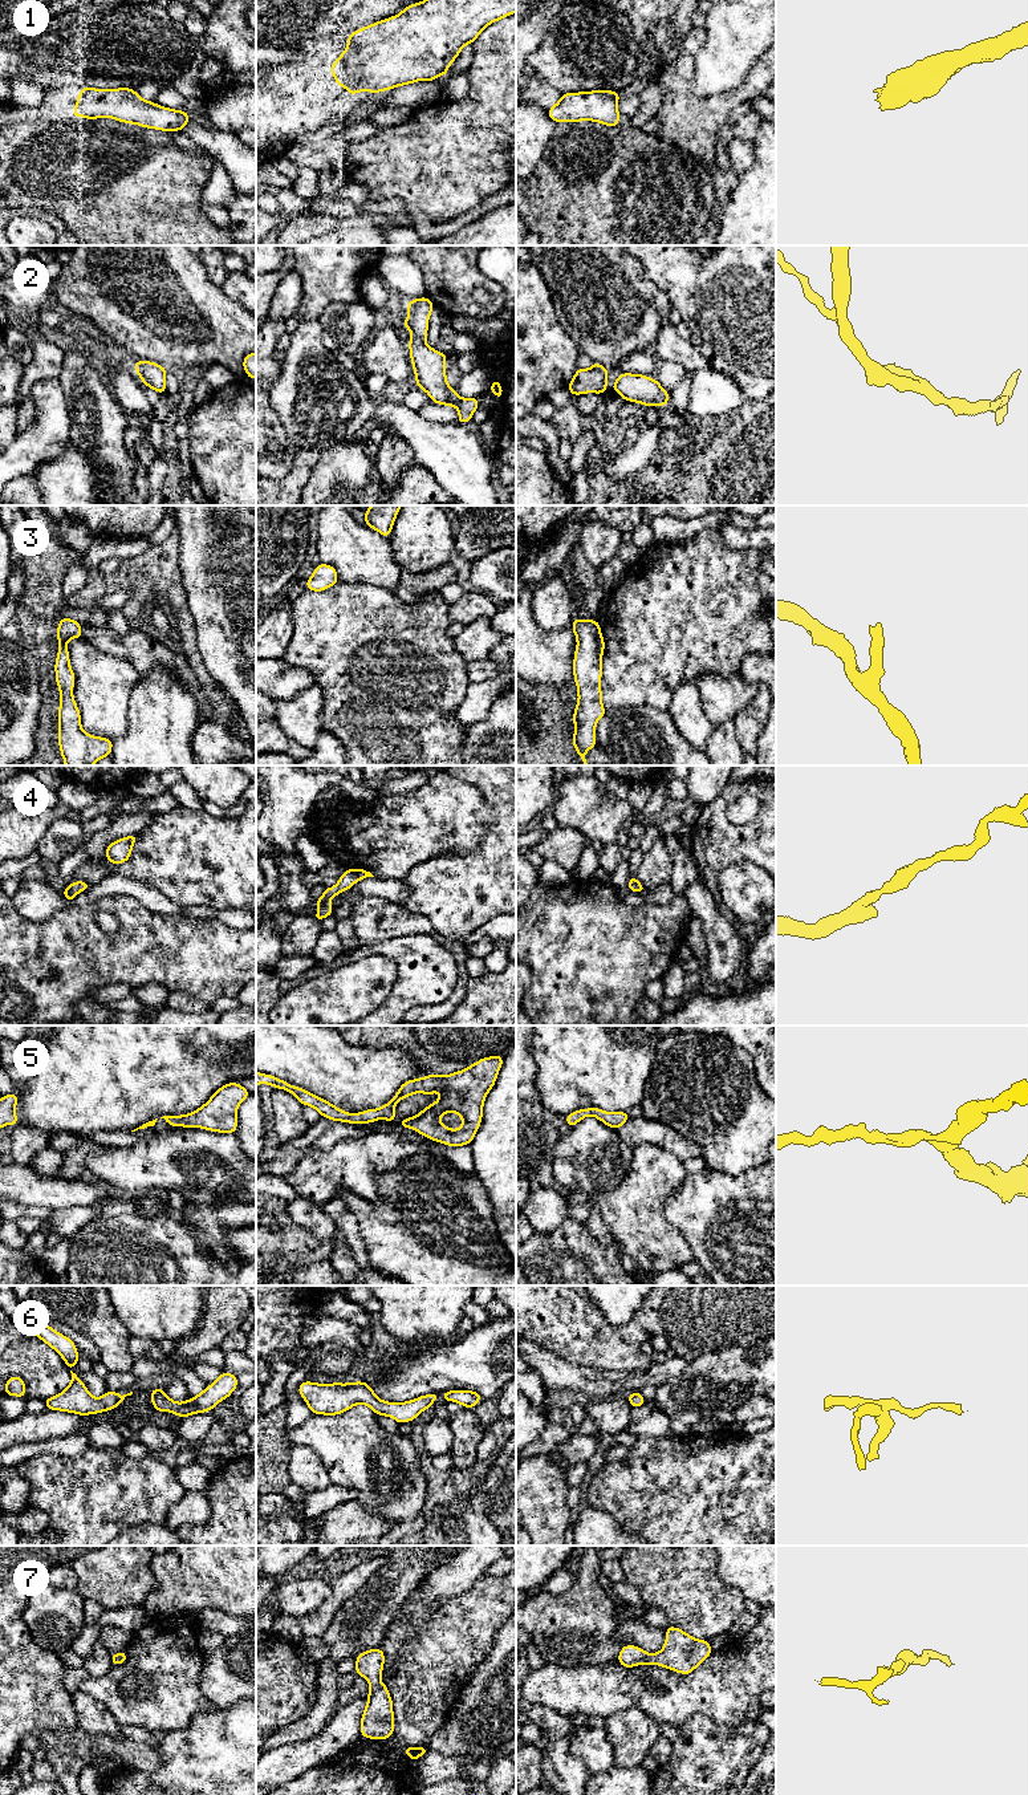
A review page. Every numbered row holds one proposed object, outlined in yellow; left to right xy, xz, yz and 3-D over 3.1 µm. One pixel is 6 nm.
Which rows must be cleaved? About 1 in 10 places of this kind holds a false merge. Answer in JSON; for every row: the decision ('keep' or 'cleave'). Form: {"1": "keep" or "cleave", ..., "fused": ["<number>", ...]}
{"1": "keep", "2": "keep", "3": "keep", "4": "keep", "5": "keep", "6": "keep", "7": "keep", "fused": []}

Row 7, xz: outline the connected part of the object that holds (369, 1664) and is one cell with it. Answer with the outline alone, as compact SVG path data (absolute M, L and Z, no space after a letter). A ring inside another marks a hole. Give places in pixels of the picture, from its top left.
M381 1648L362 1652L355 1660L355 1674L362 1676L371 1689L361 1718L361 1737L389 1739L394 1733L393 1699L387 1686L381 1682L385 1653Z

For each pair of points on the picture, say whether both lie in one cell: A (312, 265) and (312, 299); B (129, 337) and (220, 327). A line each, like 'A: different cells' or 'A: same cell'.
A: same cell
B: same cell

